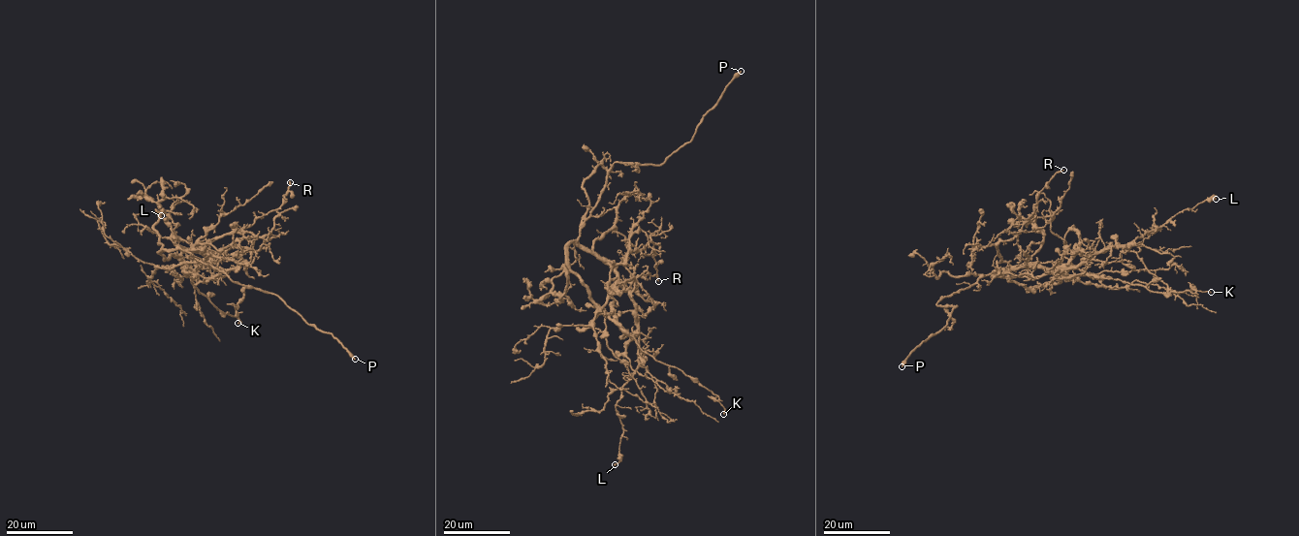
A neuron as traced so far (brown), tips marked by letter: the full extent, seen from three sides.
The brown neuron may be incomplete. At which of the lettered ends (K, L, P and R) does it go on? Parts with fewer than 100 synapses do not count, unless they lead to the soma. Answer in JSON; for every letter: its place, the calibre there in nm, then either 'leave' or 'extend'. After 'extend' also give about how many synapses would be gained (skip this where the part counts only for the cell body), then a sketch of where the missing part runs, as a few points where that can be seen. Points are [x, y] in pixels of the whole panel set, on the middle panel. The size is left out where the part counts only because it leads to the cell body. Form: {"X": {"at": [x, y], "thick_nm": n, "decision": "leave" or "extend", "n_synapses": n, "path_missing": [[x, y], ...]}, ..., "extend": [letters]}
{"K": {"at": [723, 414], "thick_nm": 120, "decision": "leave"}, "L": {"at": [615, 464], "thick_nm": 160, "decision": "leave"}, "P": {"at": [741, 71], "thick_nm": 320, "decision": "extend"}, "R": {"at": [658, 281], "thick_nm": 190, "decision": "leave"}, "extend": ["P"]}

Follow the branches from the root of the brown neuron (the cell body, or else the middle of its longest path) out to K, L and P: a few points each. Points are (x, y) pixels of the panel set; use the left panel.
K: (183, 247), (159, 253), (168, 260), (172, 255), (179, 259), (199, 292), (218, 310), (237, 317), (237, 323)
L: (183, 247), (205, 253), (208, 267), (212, 257), (174, 236), (178, 223), (161, 215)
P: (183, 247), (180, 248), (197, 260), (222, 270), (232, 281), (275, 294), (306, 322), (332, 334), (355, 359)

